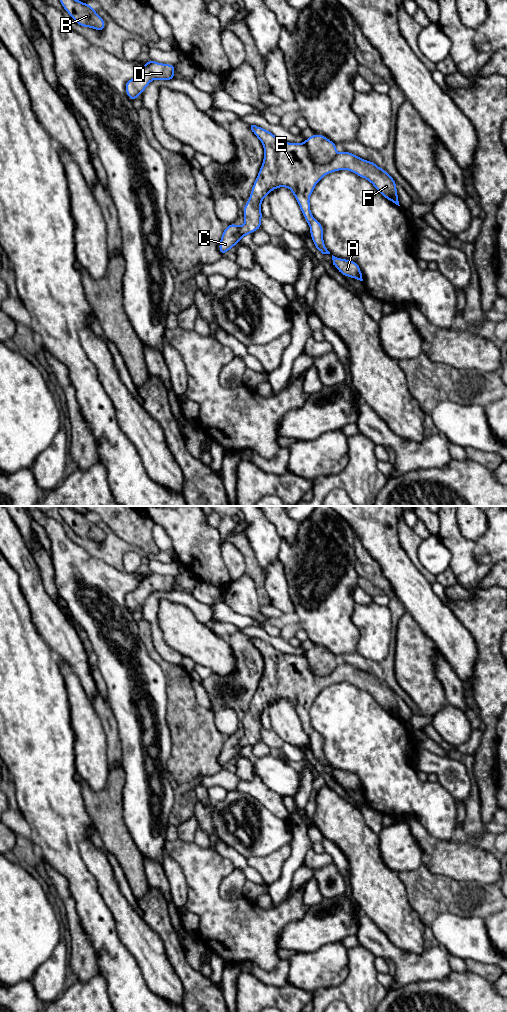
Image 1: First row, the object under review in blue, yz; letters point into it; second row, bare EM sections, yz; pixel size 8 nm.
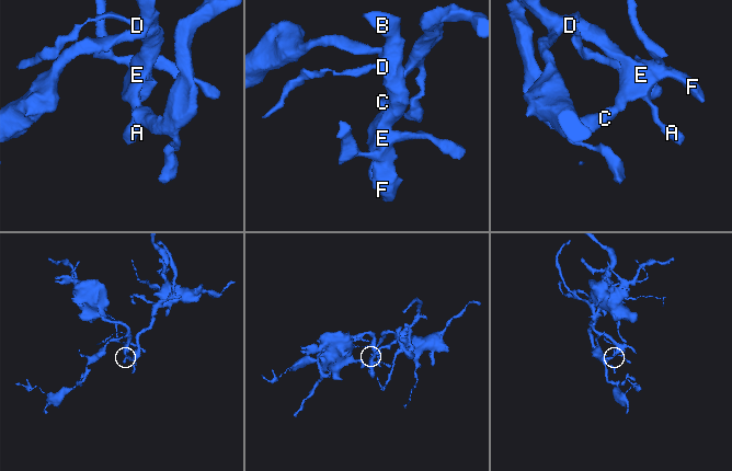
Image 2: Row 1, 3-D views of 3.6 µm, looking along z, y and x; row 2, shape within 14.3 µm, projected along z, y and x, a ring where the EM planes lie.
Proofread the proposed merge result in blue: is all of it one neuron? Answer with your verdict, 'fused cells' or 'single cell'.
single cell

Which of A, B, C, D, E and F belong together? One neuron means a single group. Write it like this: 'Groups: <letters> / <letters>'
Groups: A B C D E F

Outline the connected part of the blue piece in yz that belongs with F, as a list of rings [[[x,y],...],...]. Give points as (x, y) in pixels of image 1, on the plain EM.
[[[251,637],[251,642],[264,659],[264,671],[258,688],[252,698],[250,709],[243,720],[245,736],[237,738],[235,735],[232,735],[224,740],[219,755],[219,763],[223,768],[225,768],[228,762],[240,754],[243,748],[261,741],[261,730],[263,727],[260,719],[262,712],[267,709],[272,702],[280,699],[287,699],[292,703],[305,732],[309,736],[310,747],[316,761],[322,766],[330,766],[324,756],[323,738],[312,728],[309,710],[316,696],[325,687],[335,683],[346,681],[361,690],[367,691],[387,712],[400,718],[394,690],[372,673],[364,672],[348,663],[338,665],[336,663],[336,655],[330,653],[324,647],[315,645],[313,648],[306,650],[304,655],[290,655],[278,651],[270,643],[259,638]]]

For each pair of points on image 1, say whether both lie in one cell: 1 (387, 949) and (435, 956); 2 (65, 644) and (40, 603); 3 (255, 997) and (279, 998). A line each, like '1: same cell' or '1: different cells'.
1: same cell
2: same cell
3: same cell

